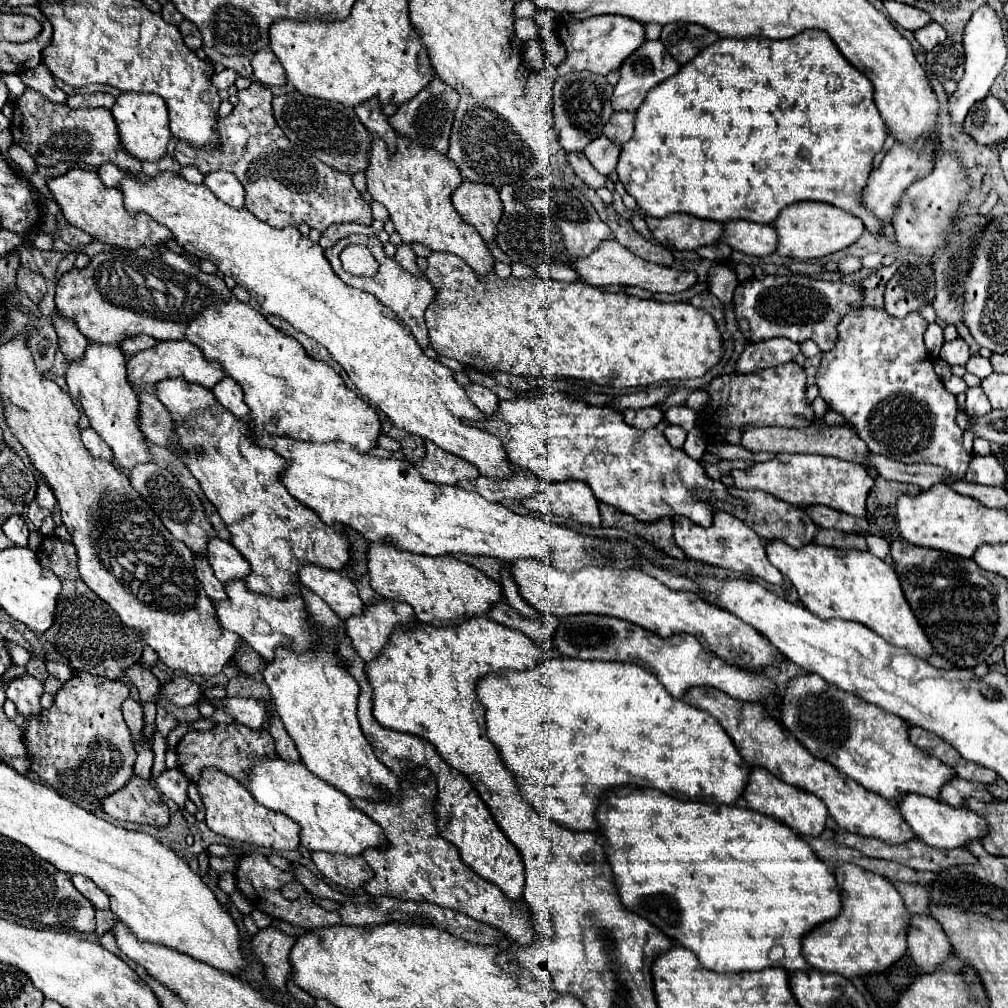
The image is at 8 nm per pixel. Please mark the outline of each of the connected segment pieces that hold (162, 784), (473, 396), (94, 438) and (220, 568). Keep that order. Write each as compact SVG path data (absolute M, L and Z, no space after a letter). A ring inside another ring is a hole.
M177 768L175 770L165 770L163 774L159 774L155 778L155 784L161 790L161 794L171 798L179 808L183 808L185 802L189 800L189 796L187 796L189 780L183 778L183 772L177 770Z
M471 384L471 386L467 386L465 390L467 390L469 400L471 400L481 412L485 412L487 416L491 416L491 414L497 412L497 408L499 408L499 398L497 398L489 388L479 386L479 384Z
M83 428L81 430L81 440L87 446L87 450L91 450L93 456L105 458L105 460L113 460L111 448L103 442L103 438L99 438L99 434L93 428Z
M221 538L209 540L207 558L215 576L223 584L231 582L233 578L245 580L247 574L251 572L251 564L239 552L235 552L235 546L231 546L231 542L225 542Z

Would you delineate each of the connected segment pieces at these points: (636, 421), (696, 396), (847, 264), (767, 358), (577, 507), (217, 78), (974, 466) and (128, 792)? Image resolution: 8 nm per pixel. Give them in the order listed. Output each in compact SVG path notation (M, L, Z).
M651 406L651 408L639 408L639 410L625 410L623 416L629 426L637 430L649 430L663 420L663 410L657 406Z
M693 390L693 392L687 396L685 406L687 406L687 408L691 408L691 410L695 410L695 412L699 412L699 410L703 410L703 408L705 408L707 400L709 400L709 396L707 396L707 392L705 392L705 390Z
M847 256L845 260L839 262L839 270L843 274L853 274L853 272L861 270L861 258L859 256Z
M771 338L757 344L747 344L737 362L737 372L747 374L769 366L791 362L799 354L799 344L787 338Z
M579 480L547 484L535 496L523 500L529 512L555 514L587 526L601 526L599 502L591 488Z
M223 70L223 72L219 72L219 74L213 76L213 84L215 84L219 90L225 90L225 88L233 86L235 78L237 78L237 72L235 72L235 70Z
M975 454L971 460L971 466L965 474L967 482L977 482L977 484L991 484L991 486L1003 486L1007 474L1003 466L997 462L993 454L989 456L979 456Z
M137 776L119 794L103 798L103 810L121 822L137 822L163 828L169 824L169 808L159 790Z

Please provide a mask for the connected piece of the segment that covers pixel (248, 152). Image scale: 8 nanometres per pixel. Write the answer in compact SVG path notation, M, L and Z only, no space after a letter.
M253 82L247 90L239 90L237 94L239 104L233 114L217 122L221 150L213 146L191 148L187 142L177 142L175 158L181 166L195 166L203 174L215 170L233 172L245 188L245 208L273 228L307 224L309 228L325 232L335 222L373 222L371 206L361 198L351 176L333 170L311 154L303 154L289 142L273 118L273 94L267 86Z

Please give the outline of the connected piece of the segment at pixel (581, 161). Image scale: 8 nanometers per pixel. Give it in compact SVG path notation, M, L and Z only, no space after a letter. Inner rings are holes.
M571 152L571 154L567 154L567 160L569 160L573 172L575 172L587 186L591 186L593 190L605 186L607 176L599 174L599 172L591 166L591 162L585 158L583 152Z

